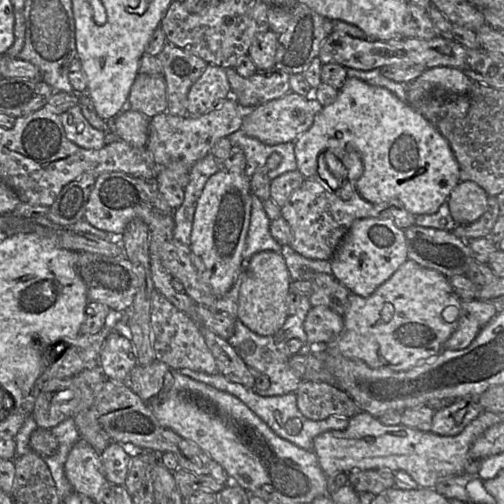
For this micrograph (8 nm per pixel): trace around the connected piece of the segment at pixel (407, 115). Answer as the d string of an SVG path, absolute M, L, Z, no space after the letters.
M348 77L335 101L318 112L312 126L294 141L297 170L305 179L312 178L317 172L319 155L331 148L340 148L347 153L356 150L359 153L363 172L355 188L362 198L372 204L397 199L415 216L436 213L460 182L459 164L449 142L439 130L390 90L370 85L358 78Z

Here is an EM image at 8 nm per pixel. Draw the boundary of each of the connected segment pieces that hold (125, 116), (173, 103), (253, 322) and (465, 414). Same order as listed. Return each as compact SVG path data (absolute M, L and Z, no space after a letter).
M126 107L113 119L105 120L117 138L133 147L146 147L148 142L149 118L139 111Z
M169 42L165 43L156 57L162 65L166 81L167 112L180 117L188 115L189 89L202 75L208 63Z
M262 251L254 254L244 262L243 281L238 299L238 320L261 336L277 333L288 317L287 298L290 281L287 265L280 253Z
M476 397L456 399L435 411L431 432L442 436L456 436L483 411Z

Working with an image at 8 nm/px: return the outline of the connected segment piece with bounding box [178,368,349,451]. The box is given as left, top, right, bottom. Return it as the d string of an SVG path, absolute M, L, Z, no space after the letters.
M182 368L178 371L182 375L188 376L195 381L199 381L237 397L261 420L263 420L279 437L307 451L313 450L313 440L319 434L331 430L345 430L349 425L349 418L341 416L329 416L328 418L319 421L306 418L297 407L297 396L295 393L262 397L256 394L254 389L249 389L242 384L229 381L221 373L209 375L188 368Z

